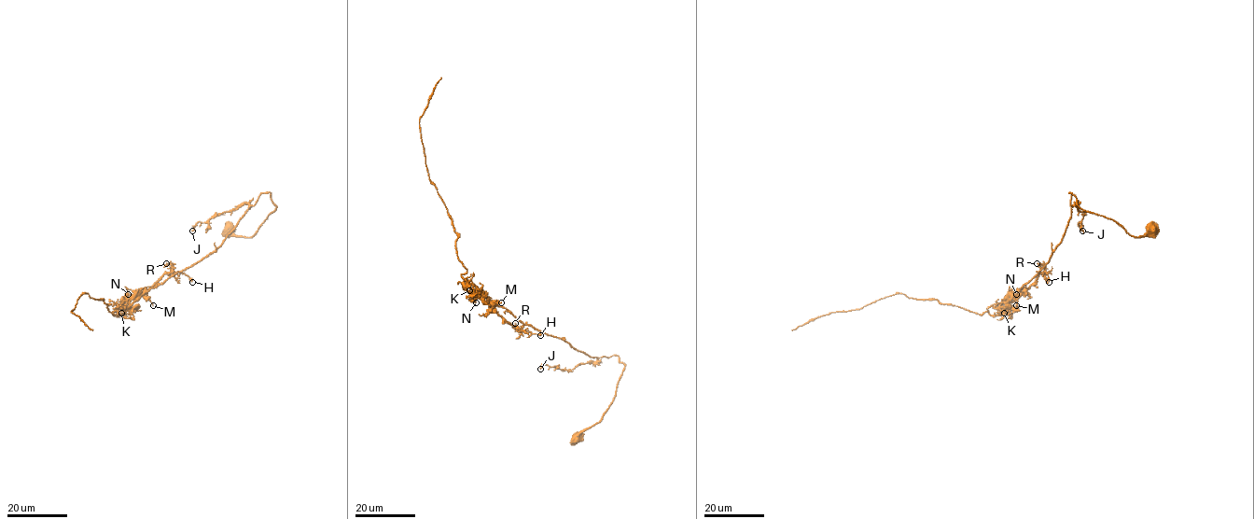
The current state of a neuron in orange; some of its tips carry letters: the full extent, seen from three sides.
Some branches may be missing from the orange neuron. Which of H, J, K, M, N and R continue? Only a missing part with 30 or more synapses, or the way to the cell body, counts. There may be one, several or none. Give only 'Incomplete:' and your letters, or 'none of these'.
Incomplete: none of these

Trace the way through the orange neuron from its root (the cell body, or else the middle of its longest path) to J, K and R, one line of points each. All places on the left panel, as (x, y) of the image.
J: (228, 230), (251, 237), (275, 208), (271, 195), (263, 192), (253, 205), (243, 203), (213, 215), (192, 231)
K: (228, 230), (236, 235), (251, 237), (275, 208), (271, 195), (263, 192), (220, 245), (146, 289), (121, 313)
R: (228, 230), (251, 237), (275, 208), (271, 195), (263, 192), (214, 250), (146, 290), (172, 270), (166, 263)

